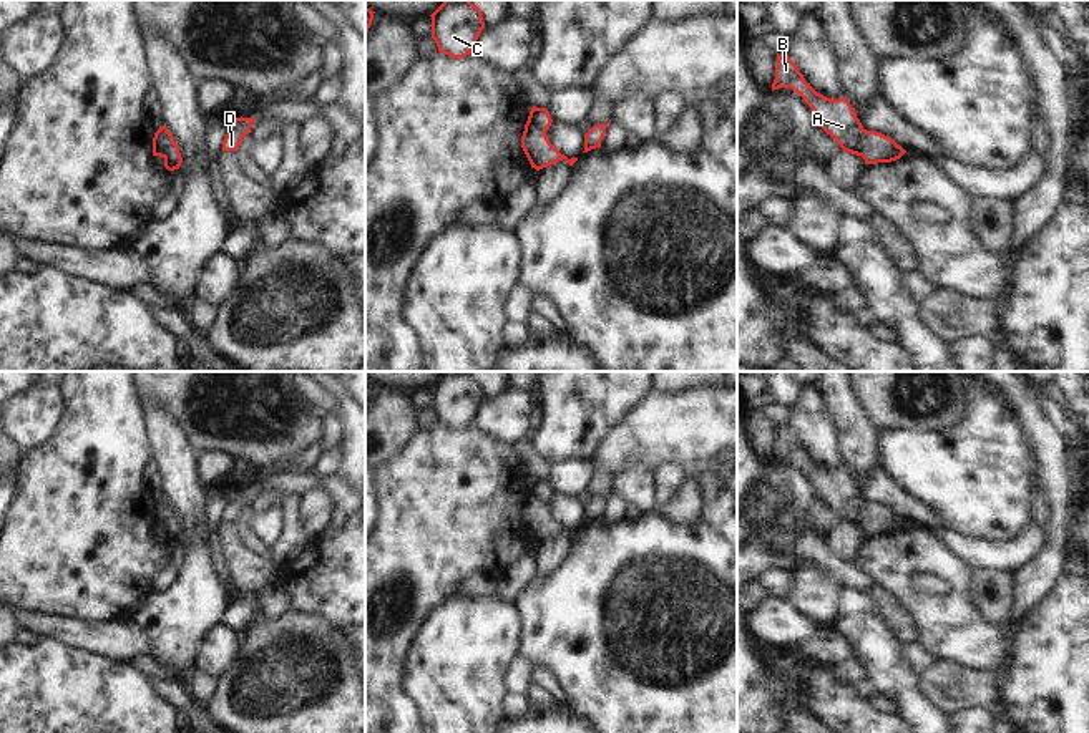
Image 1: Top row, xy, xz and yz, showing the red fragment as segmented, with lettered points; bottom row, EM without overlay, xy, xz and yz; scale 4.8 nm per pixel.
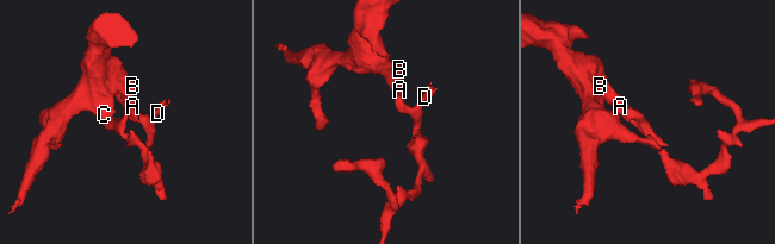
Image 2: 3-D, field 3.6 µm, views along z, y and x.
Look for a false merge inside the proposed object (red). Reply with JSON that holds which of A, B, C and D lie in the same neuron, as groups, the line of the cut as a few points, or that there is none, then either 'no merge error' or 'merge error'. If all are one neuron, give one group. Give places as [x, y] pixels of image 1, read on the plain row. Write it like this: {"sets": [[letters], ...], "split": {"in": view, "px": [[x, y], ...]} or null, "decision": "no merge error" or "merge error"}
{"sets": [["A", "B", "C"], ["D"]], "split": {"in": "xy", "px": [[156, 503], [163, 508], [165, 528]]}, "decision": "merge error"}

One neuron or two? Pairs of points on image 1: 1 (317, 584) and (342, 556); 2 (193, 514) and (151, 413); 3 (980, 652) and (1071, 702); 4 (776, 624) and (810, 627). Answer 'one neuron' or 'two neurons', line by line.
1: one neuron
2: one neuron
3: two neurons
4: one neuron

